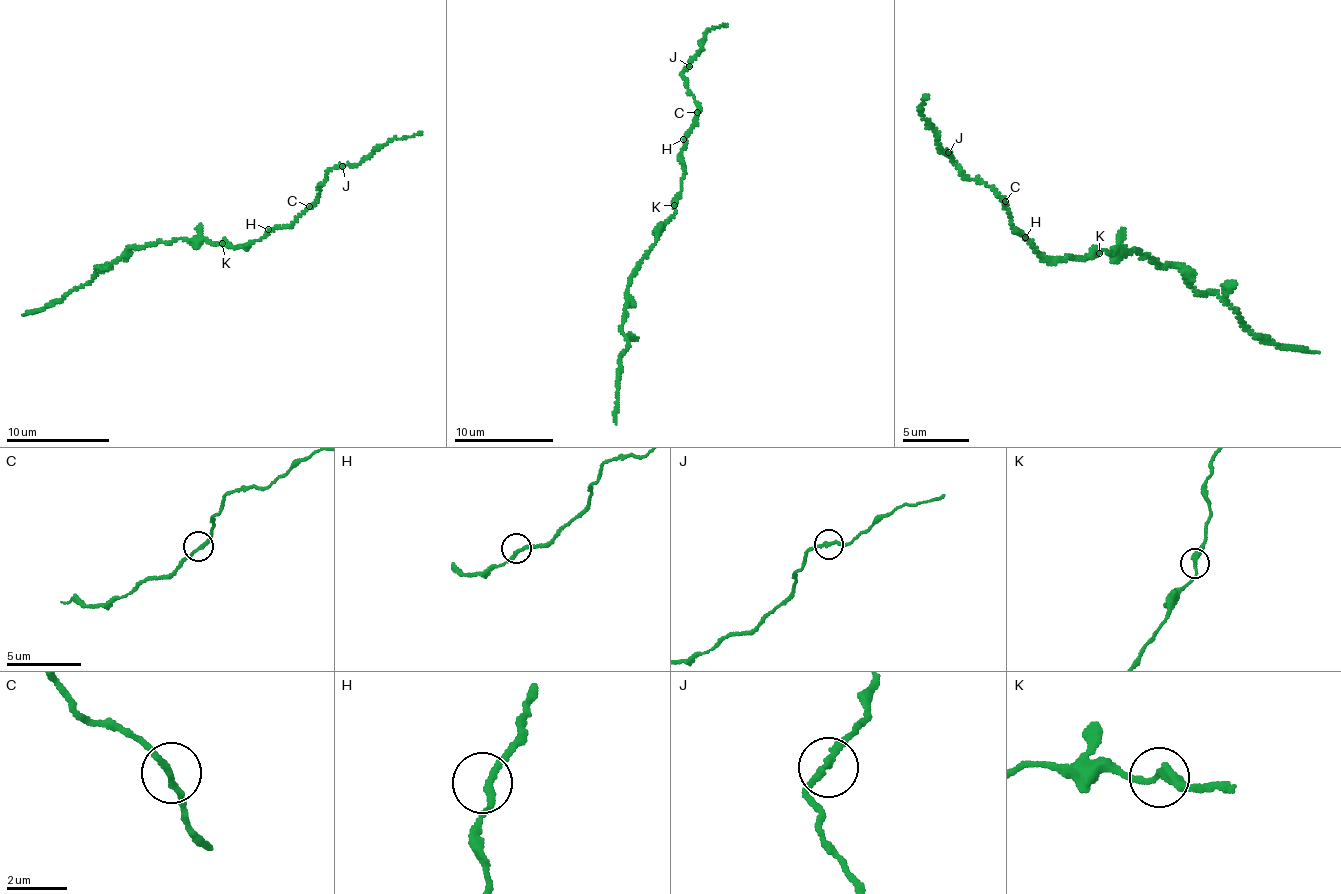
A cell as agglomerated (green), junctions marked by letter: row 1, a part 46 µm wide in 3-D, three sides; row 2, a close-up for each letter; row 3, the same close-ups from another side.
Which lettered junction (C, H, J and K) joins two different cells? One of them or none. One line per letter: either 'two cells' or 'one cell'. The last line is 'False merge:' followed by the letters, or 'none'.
C: one cell
H: one cell
J: one cell
K: one cell
False merge: none

